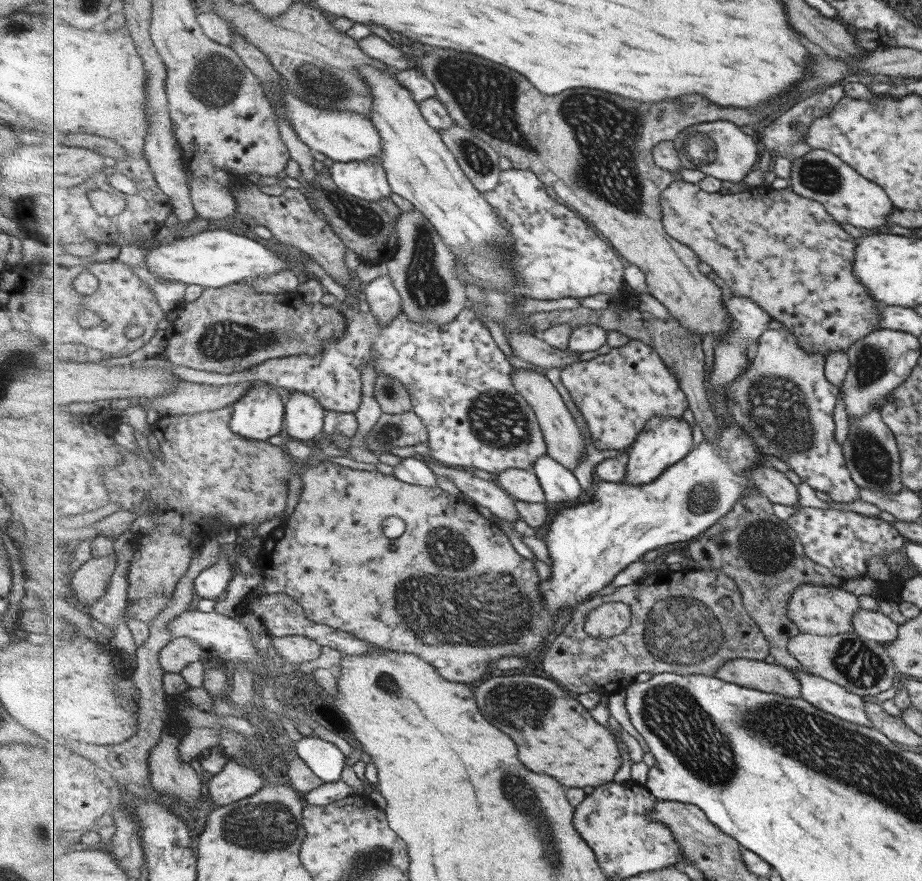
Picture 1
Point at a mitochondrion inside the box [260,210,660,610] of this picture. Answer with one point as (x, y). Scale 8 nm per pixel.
(496, 418)

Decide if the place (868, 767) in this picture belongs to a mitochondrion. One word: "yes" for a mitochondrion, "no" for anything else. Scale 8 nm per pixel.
yes

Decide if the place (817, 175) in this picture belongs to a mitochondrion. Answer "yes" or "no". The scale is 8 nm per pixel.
yes

